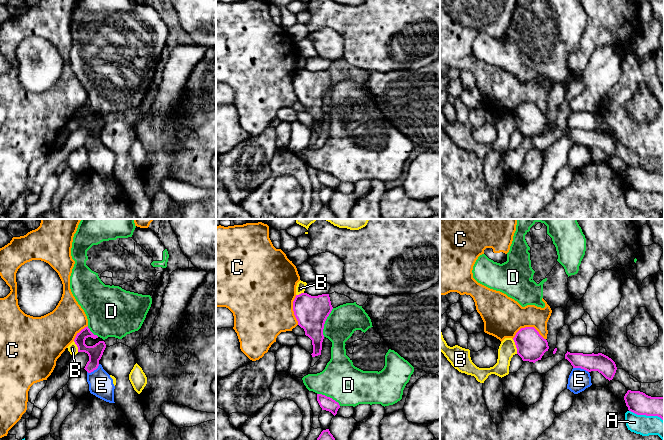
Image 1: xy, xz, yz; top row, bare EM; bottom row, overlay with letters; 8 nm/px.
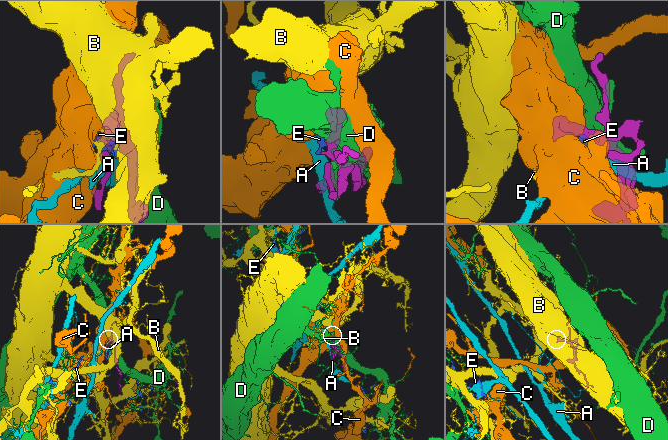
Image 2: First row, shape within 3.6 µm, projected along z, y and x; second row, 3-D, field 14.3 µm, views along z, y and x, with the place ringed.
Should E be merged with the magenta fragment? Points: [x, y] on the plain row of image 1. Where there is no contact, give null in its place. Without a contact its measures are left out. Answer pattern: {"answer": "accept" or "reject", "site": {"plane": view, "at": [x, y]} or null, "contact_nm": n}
{"answer": "accept", "site": {"plane": "yz", "at": [581, 144]}, "contact_nm": 130}

